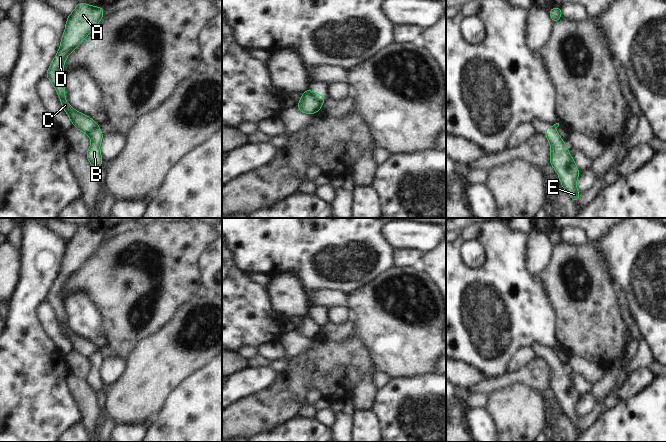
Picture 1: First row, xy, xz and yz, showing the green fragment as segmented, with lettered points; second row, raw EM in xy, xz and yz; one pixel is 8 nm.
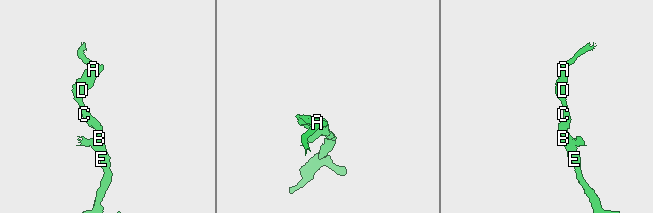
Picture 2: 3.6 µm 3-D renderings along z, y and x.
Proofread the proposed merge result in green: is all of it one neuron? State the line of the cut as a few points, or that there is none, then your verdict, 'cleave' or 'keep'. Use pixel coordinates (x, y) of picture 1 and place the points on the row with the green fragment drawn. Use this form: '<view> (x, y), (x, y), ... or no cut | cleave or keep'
xy (98, 127), (89, 134) | cleave

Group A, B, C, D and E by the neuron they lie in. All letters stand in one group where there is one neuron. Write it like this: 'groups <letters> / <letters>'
groups A C D / B E

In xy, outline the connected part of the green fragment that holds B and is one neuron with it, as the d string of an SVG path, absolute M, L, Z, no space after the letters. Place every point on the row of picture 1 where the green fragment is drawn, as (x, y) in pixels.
M97 128L93 130L90 134L91 146L89 150L86 152L86 157L90 161L91 165L96 169L103 164L103 159L101 158L101 152L99 149L99 145L103 138L103 132Z

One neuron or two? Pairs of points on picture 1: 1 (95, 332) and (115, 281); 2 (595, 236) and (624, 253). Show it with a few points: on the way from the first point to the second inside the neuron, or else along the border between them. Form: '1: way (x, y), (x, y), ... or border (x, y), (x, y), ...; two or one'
1: border (88, 296), (100, 312), (106, 339); two
2: border (612, 228), (601, 237); two

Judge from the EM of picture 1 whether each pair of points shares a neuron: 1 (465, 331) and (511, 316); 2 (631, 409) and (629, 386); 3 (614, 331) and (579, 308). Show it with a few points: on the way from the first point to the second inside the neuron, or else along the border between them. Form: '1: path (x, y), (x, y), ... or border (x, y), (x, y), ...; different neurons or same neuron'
1: path (476, 320), (480, 316), (500, 316); same neuron
2: border (650, 385), (627, 399), (620, 401); different neurons
3: path (605, 331), (602, 331), (588, 317); same neuron

